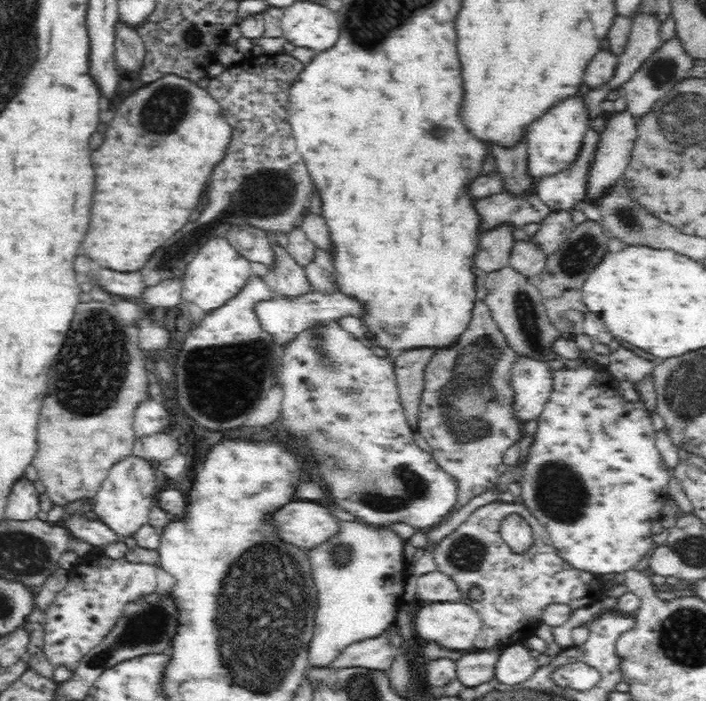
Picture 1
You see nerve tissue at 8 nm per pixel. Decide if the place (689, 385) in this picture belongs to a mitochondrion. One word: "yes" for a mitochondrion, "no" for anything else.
yes

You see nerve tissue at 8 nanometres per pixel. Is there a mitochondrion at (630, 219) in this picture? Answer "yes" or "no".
yes

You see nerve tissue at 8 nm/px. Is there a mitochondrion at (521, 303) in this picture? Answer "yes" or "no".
yes

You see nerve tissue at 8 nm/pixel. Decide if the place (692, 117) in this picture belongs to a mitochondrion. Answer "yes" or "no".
yes

